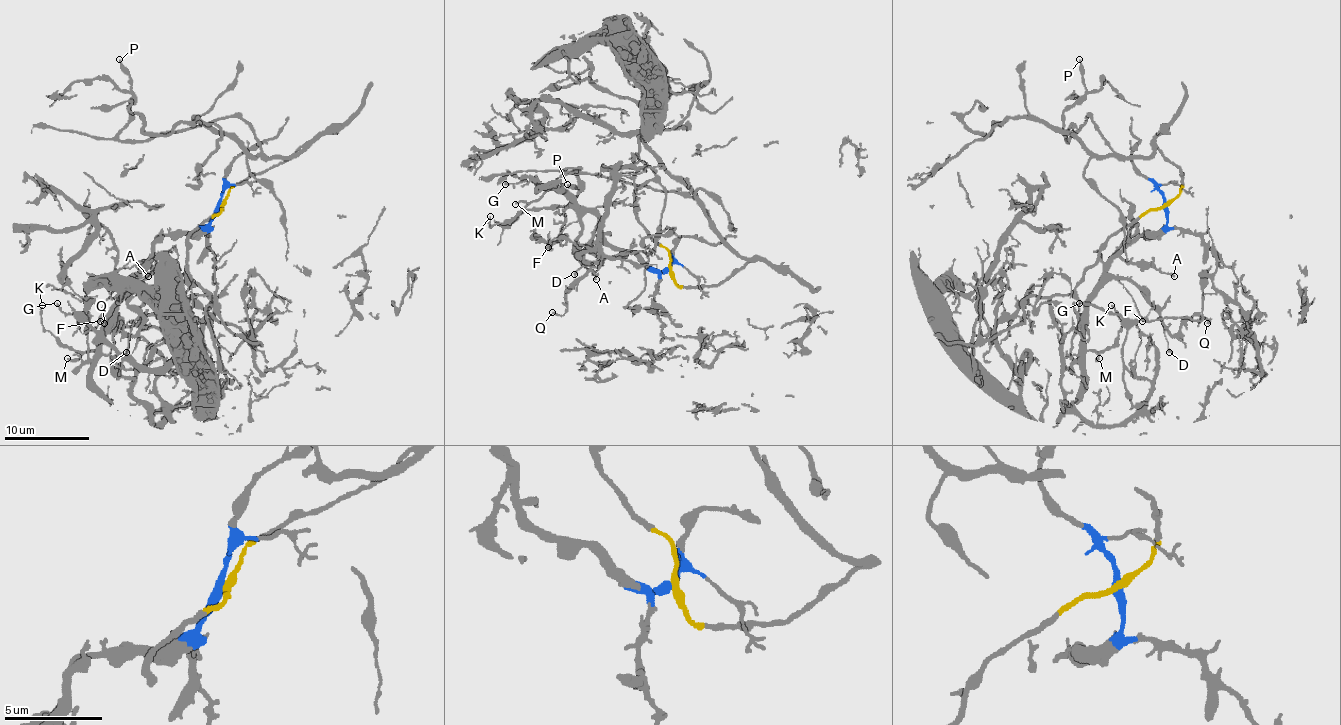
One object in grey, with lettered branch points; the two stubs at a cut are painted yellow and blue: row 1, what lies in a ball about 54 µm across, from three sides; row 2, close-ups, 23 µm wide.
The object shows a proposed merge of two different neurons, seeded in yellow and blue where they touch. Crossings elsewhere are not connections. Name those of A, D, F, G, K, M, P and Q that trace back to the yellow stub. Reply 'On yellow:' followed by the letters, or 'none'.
On yellow: P

